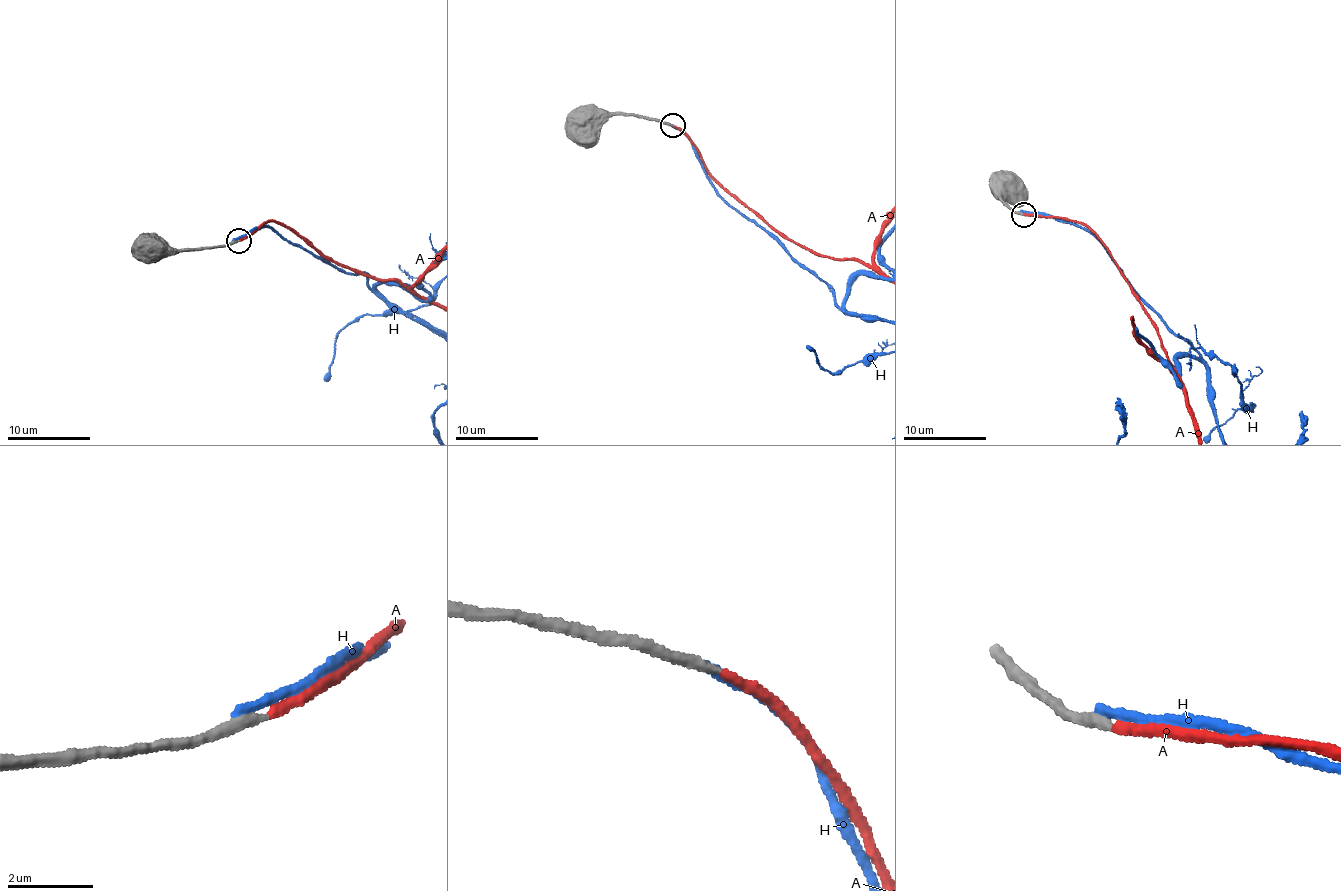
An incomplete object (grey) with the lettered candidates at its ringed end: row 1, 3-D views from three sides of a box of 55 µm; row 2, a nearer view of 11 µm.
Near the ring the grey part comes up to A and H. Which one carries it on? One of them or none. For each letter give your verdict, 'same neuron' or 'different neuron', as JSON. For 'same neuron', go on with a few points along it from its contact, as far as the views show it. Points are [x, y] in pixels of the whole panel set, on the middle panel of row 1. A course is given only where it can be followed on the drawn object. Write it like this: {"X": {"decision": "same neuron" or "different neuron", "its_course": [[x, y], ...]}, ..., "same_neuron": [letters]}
{"A": {"decision": "same neuron"}, "H": {"decision": "different neuron"}, "same_neuron": ["A"]}

